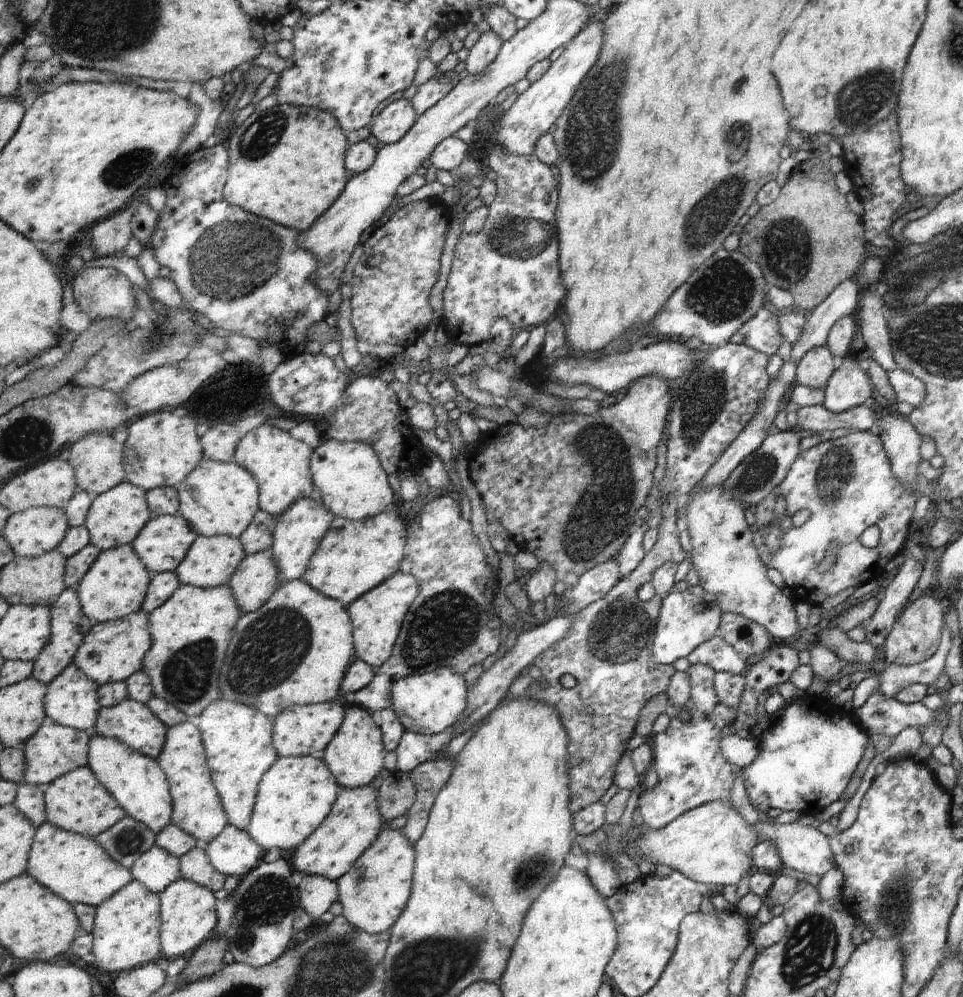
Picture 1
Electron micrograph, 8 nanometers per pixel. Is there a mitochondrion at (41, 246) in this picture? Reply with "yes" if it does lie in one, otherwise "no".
no

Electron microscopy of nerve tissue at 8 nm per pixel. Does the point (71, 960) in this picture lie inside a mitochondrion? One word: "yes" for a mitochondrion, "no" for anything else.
no

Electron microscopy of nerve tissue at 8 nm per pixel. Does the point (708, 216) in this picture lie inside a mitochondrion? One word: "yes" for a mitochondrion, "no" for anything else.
yes

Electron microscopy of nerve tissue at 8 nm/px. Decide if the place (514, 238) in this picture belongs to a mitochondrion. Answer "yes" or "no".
yes

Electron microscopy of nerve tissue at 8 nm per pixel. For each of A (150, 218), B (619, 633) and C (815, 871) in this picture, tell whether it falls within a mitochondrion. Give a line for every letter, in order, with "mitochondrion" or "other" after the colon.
A: other
B: mitochondrion
C: other

